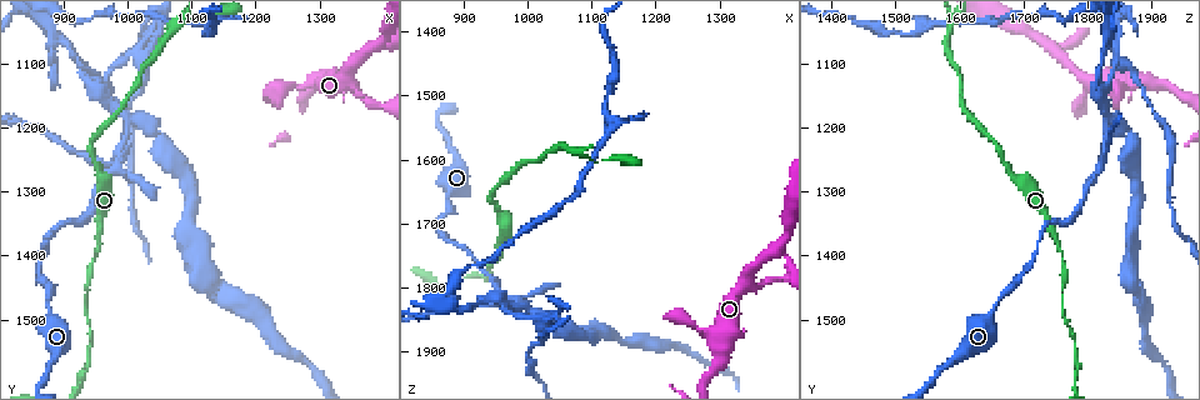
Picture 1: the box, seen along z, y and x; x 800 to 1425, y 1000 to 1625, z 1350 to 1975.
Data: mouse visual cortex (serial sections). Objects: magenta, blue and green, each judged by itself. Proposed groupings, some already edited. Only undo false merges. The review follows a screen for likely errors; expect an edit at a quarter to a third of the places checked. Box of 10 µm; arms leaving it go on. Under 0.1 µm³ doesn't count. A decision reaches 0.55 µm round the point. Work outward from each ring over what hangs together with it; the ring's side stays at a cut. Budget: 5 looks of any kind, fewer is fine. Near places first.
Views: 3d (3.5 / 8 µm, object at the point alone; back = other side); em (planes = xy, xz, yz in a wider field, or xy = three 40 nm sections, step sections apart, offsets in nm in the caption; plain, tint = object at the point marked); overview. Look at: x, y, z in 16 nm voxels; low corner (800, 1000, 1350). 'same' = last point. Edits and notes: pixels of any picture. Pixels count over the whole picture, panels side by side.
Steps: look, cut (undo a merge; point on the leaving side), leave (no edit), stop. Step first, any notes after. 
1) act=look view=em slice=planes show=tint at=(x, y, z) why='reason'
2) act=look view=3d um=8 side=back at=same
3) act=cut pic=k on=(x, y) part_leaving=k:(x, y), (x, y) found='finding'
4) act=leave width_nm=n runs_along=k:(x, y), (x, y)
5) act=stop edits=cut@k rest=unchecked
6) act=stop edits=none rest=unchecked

act=look view=em slice=xy step=5 show=tint at=(880, 1470, 1660) why='calibre changes'

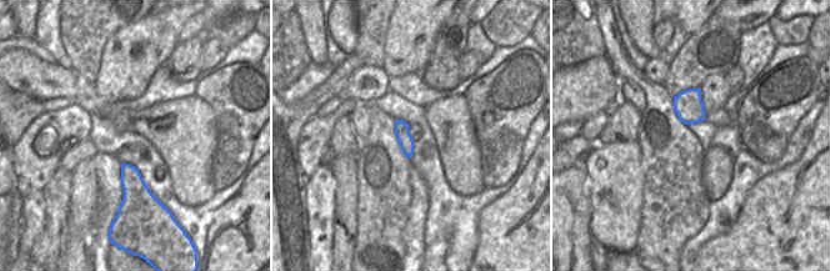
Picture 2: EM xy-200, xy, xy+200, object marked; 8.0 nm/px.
act=look view=3d um=3.5 at=same why='see where the arms go'

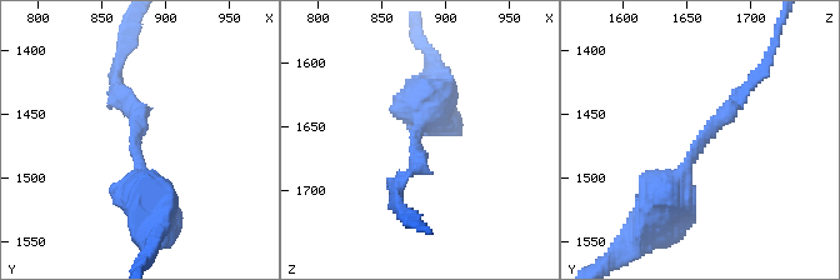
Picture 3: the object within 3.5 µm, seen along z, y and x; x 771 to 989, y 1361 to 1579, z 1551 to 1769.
act=leave arm_widths_nm=150,600 runs_along=3:(660, 211), (698, 143), (753, 81) found='one cell here'

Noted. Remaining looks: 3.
act=look view=em slice=xy step=5 show=tint at=(1385, 1070, 1740) why='a fork'

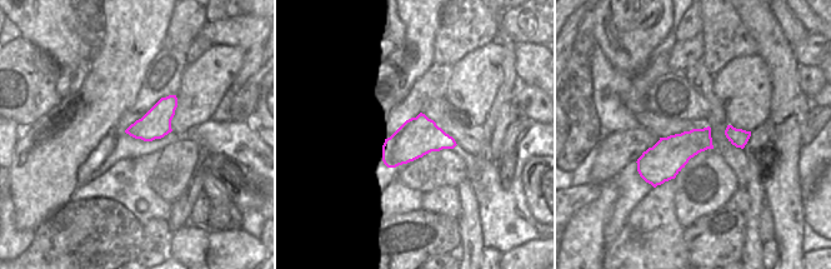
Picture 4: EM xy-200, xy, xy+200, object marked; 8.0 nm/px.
act=look view=3d um=3.5 at=same why='see where the arms go'

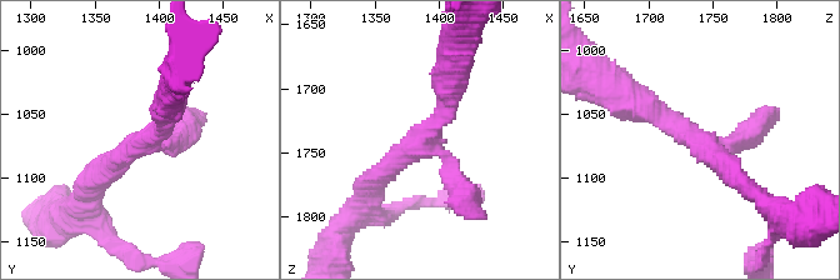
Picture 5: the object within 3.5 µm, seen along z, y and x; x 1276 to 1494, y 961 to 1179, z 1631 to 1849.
act=leave runs_along=5:(364, 189), (433, 129), (449, 80) found='continuous, no second cell'

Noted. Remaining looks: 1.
act=stop edits=none rest=unchecked

